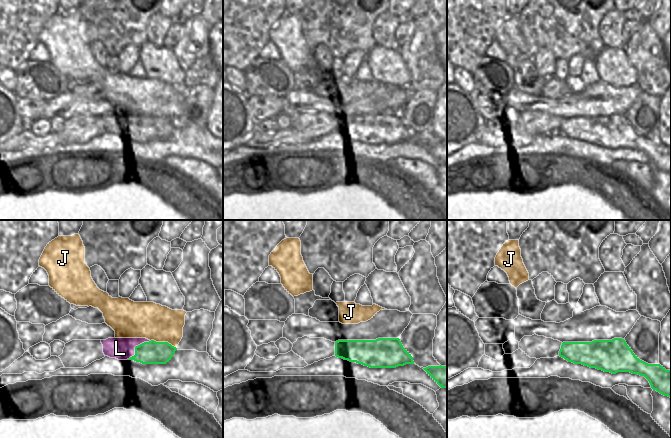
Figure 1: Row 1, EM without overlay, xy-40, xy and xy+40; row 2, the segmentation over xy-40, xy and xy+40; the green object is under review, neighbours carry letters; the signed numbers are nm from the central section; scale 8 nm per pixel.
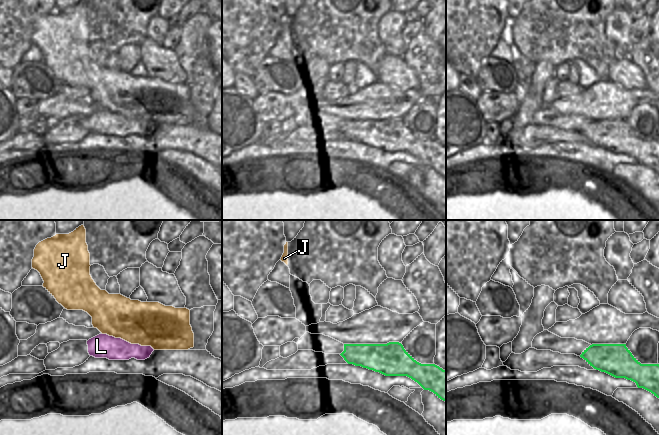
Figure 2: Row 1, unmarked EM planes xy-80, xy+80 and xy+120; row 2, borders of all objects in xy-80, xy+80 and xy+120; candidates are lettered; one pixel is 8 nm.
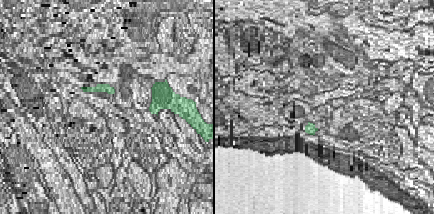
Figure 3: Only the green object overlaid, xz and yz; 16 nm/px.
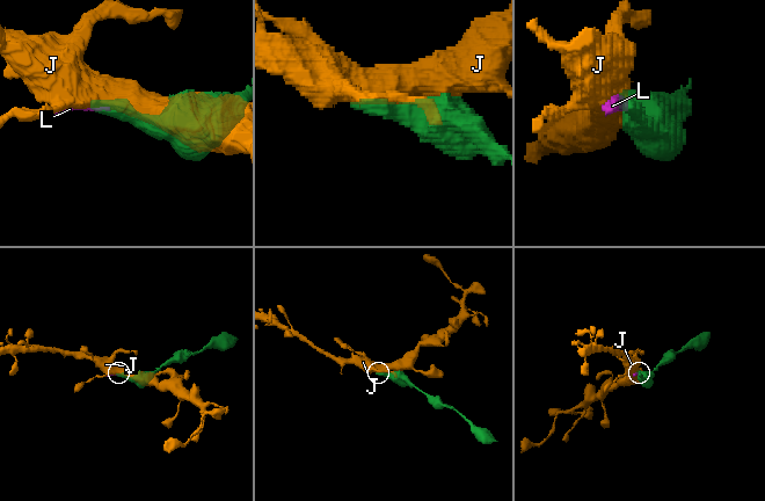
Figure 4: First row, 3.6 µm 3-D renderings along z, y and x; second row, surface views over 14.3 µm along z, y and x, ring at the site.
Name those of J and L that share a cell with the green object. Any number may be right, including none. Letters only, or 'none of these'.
L

